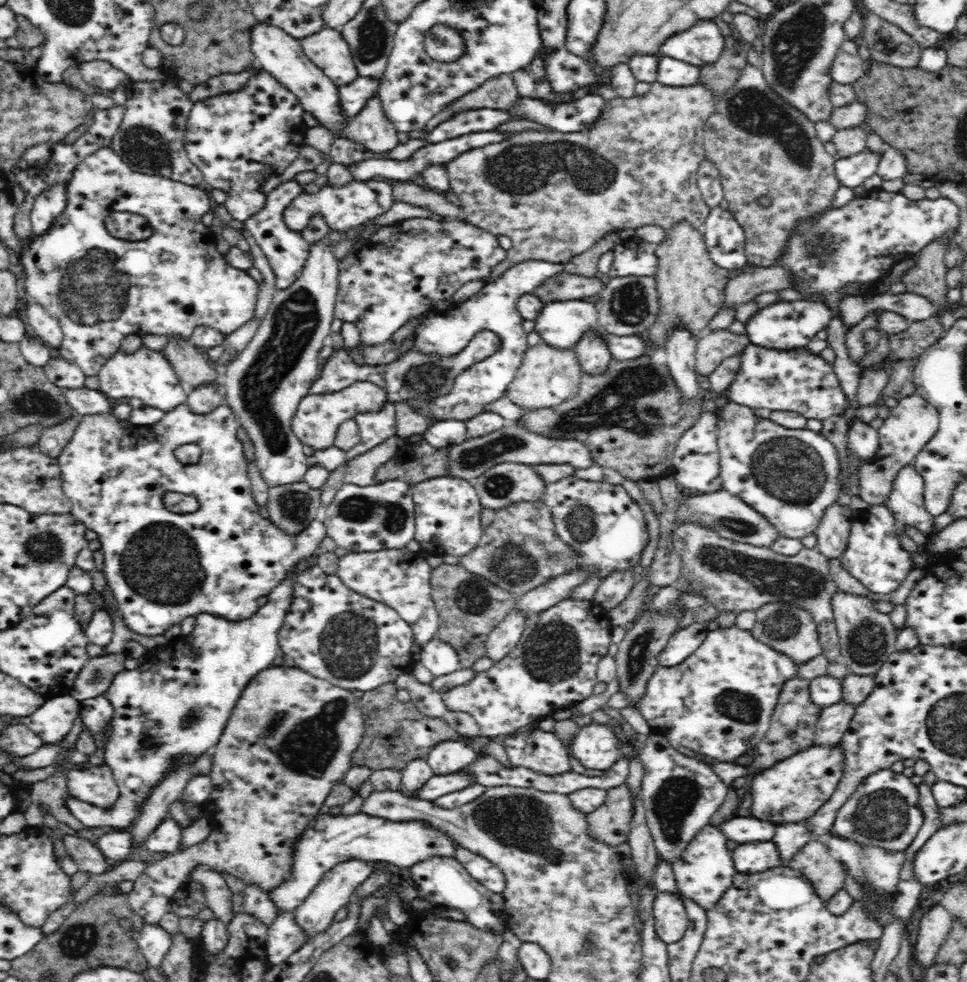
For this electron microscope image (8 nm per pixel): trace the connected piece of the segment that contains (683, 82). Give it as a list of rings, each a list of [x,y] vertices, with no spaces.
[[[659,54],[656,80],[667,87],[685,87],[699,82],[700,69],[670,56]]]

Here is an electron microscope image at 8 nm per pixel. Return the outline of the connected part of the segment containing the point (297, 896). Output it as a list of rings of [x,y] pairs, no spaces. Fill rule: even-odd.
[[[362,812],[353,816],[331,816],[318,814],[309,826],[298,836],[292,848],[293,874],[283,881],[268,897],[278,907],[278,916],[269,926],[267,936],[267,957],[271,965],[282,964],[310,938],[294,920],[294,909],[316,888],[333,866],[348,860],[363,860],[375,864],[389,862],[405,871],[406,868],[430,858],[430,856],[455,856],[456,842],[452,837],[436,830],[422,820],[393,822],[378,816],[367,816]]]

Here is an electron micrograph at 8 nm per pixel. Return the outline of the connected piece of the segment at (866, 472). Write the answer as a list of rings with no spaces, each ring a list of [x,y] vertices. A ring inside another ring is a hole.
[[[917,393],[898,401],[898,406],[890,410],[890,416],[878,428],[879,447],[874,458],[866,460],[857,470],[859,497],[870,505],[882,505],[893,487],[898,471],[912,464],[918,452],[935,435],[939,427],[938,410],[922,399]]]

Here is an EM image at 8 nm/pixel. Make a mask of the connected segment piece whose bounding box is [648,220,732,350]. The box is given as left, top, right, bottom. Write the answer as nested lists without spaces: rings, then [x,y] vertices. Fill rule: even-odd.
[[[687,220],[668,227],[666,240],[656,245],[658,272],[655,276],[659,297],[656,324],[648,330],[649,346],[662,347],[675,329],[686,329],[699,338],[712,318],[725,306],[725,288],[732,272],[718,267],[710,259],[704,235]]]

